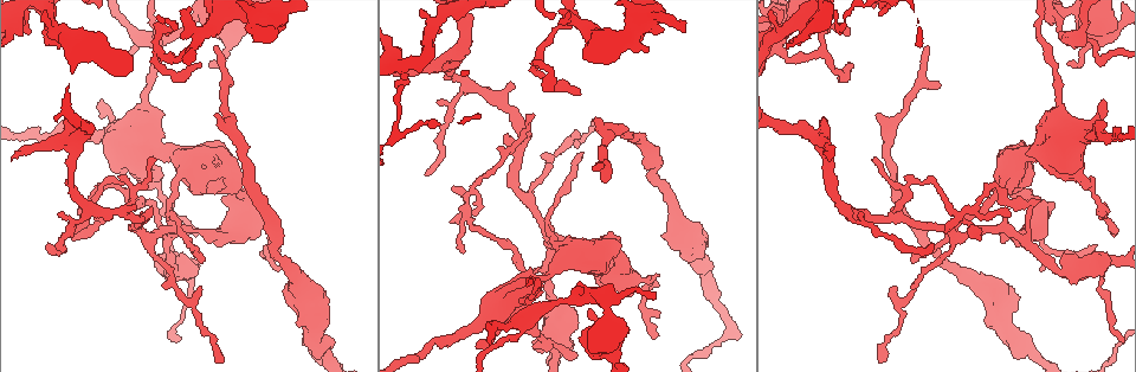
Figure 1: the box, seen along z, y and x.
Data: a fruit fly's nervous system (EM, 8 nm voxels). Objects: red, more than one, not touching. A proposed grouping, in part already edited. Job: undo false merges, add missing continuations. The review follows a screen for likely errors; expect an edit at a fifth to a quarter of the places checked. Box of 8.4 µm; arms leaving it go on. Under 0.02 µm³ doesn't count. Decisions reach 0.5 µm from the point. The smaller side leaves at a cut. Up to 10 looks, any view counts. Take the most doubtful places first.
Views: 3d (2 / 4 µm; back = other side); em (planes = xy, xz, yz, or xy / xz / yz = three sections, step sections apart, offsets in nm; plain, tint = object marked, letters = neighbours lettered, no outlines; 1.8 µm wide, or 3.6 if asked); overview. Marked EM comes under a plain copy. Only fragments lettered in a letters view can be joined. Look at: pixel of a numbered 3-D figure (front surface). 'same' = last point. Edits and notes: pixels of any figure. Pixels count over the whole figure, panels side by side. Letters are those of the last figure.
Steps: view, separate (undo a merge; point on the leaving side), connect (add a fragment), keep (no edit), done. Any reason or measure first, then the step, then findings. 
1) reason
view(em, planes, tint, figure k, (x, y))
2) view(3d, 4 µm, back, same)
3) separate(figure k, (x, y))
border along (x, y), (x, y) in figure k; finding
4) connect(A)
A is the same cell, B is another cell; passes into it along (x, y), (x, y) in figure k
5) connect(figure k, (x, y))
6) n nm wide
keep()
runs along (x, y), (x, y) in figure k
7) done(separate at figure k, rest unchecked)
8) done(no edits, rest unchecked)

abrupt turn
view(em, 3.6 µm, planes, letters, figure 1, (967, 211))

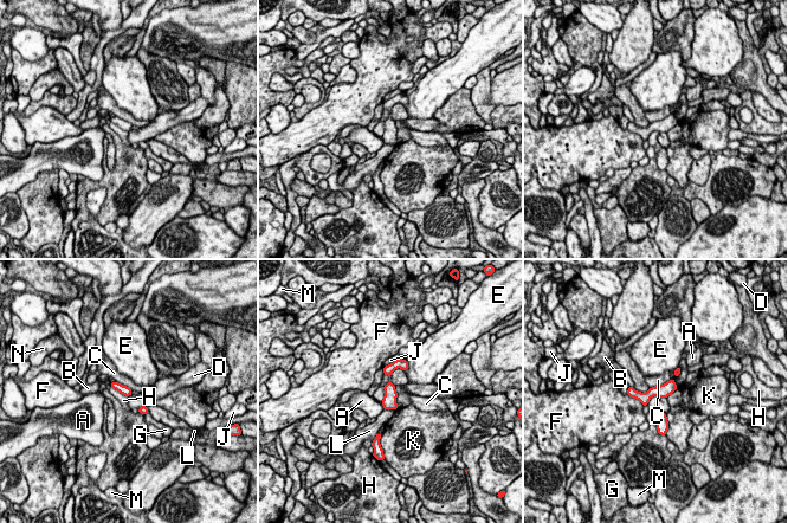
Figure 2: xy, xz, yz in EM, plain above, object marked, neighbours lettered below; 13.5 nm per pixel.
C touches over 340 nm
keep()
A, B, C, D, E, F, G, H, J, K, L, M and N are other cells; runs along (402, 362), (389, 370), (387, 406) in figure 2; one neuron here

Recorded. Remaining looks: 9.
two arms in line, one across
view(em, planes, letters, figure 1, (1082, 36))

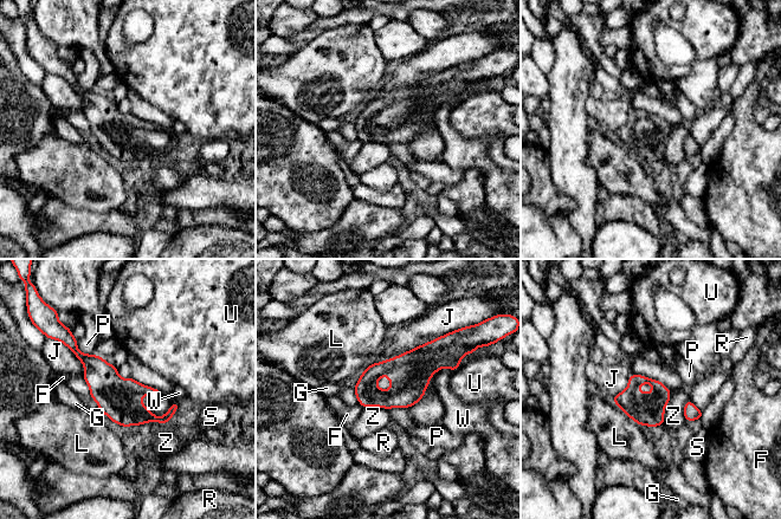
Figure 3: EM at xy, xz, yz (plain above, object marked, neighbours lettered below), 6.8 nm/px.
J touches over 550 nm
keep()
F, G, J, L, P, R, S, U, W and Z are other cells; continuous, no second neuron

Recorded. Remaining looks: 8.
looks like a crossing
view(em, 3.6 µm, planes, letters, figure 1, (1058, 164))

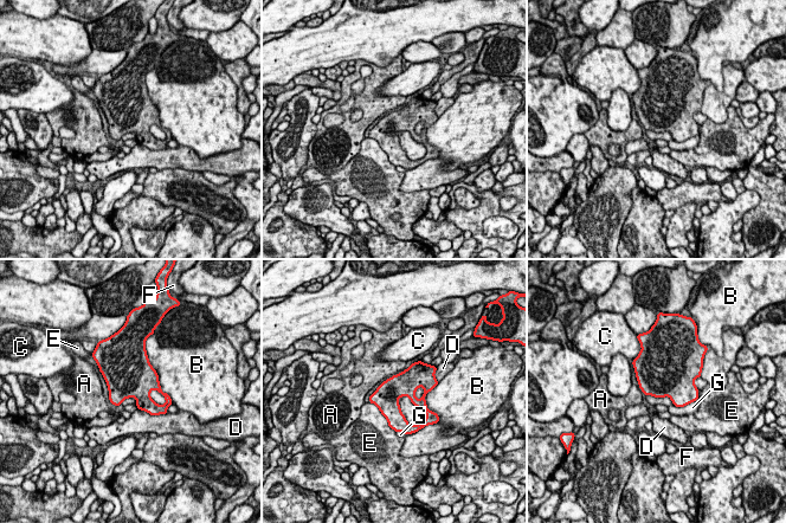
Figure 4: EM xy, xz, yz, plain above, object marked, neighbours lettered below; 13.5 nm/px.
B touches over 650 nm
keep()
A, B, C, D, E, F and G are other cells; border along (405, 368), (392, 376) in figure 4; continuous, no second neuron

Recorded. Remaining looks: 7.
branch stops here
view(3d, 2 µm, figure 1, (826, 118))

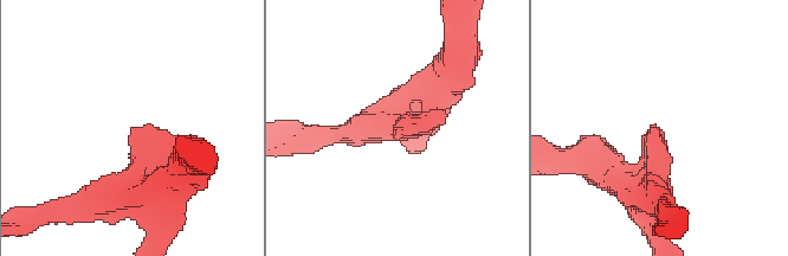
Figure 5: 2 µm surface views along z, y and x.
shape alone is not enough
view(em, planes, letters, figure 5, (425, 128))

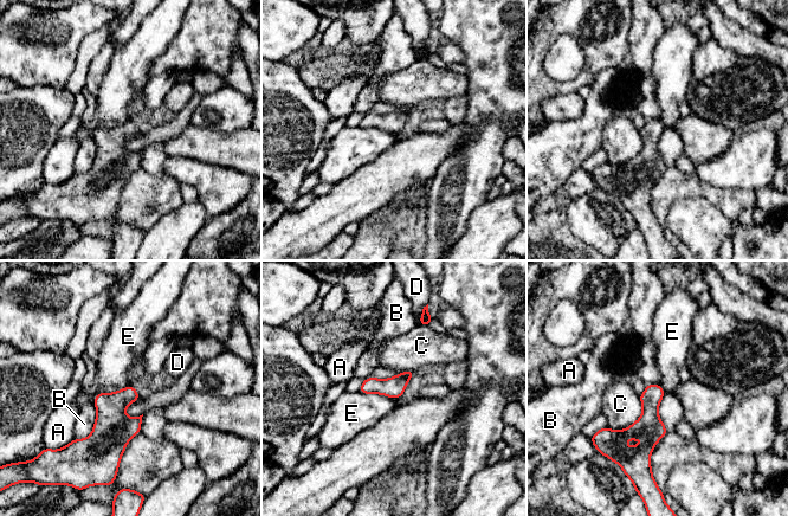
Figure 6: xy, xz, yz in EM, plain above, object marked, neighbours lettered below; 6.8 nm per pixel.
keep()
A, B, C, D and E are other cells; border along (129, 384), (101, 392), (92, 402) in figure 6; none of them fits

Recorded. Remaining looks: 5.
done(no edits, rest unchecked)

